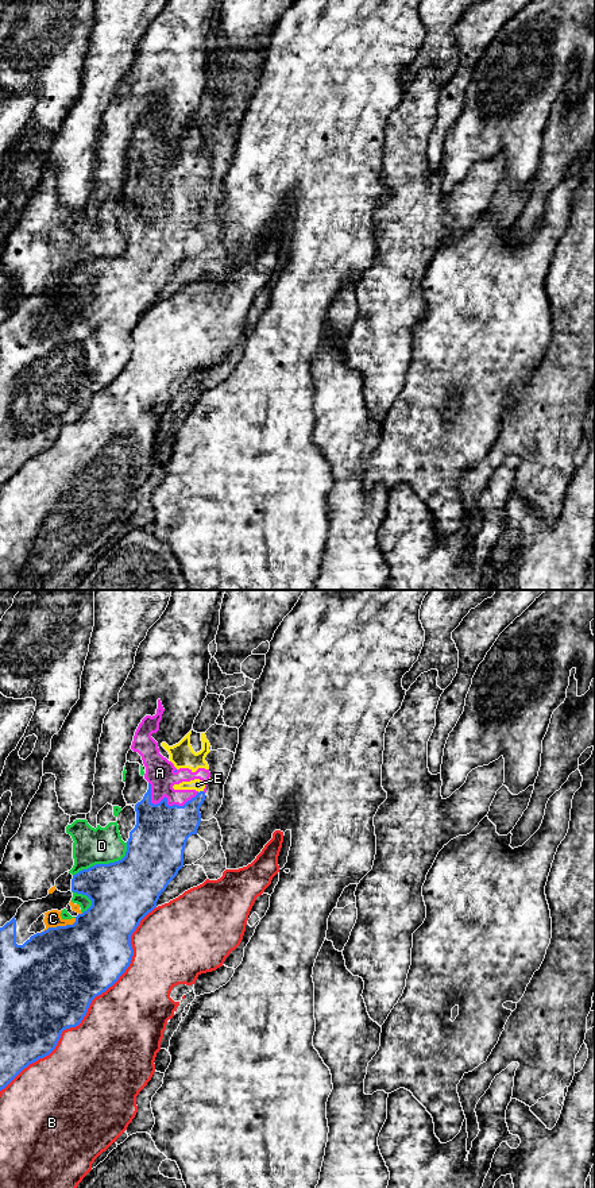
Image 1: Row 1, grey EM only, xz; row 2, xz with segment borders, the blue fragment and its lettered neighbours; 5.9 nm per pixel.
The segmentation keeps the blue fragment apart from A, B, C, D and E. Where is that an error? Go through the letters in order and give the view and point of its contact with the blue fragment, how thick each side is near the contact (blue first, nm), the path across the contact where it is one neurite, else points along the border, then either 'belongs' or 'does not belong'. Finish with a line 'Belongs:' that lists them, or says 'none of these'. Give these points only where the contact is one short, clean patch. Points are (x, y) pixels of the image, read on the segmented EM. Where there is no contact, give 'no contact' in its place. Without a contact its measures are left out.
A: meets blue in xz at (166, 799); 320 nm thick on the blue side, 180 nm on the other; belongs
B: meets blue in xz at (89, 1005); 500 nm thick on the blue side, 480 nm on the other; does not belong
C: meets blue in xz at (58, 926); 500 nm thick on the blue side, 100 nm on the other; does not belong
D: meets blue in xz at (104, 864); 380 nm thick on the blue side, 220 nm on the other; does not belong
E: meets blue in xz at (200, 791); 220 nm thick on the blue side, 70 nm on the other; belongs
Belongs: A, E

